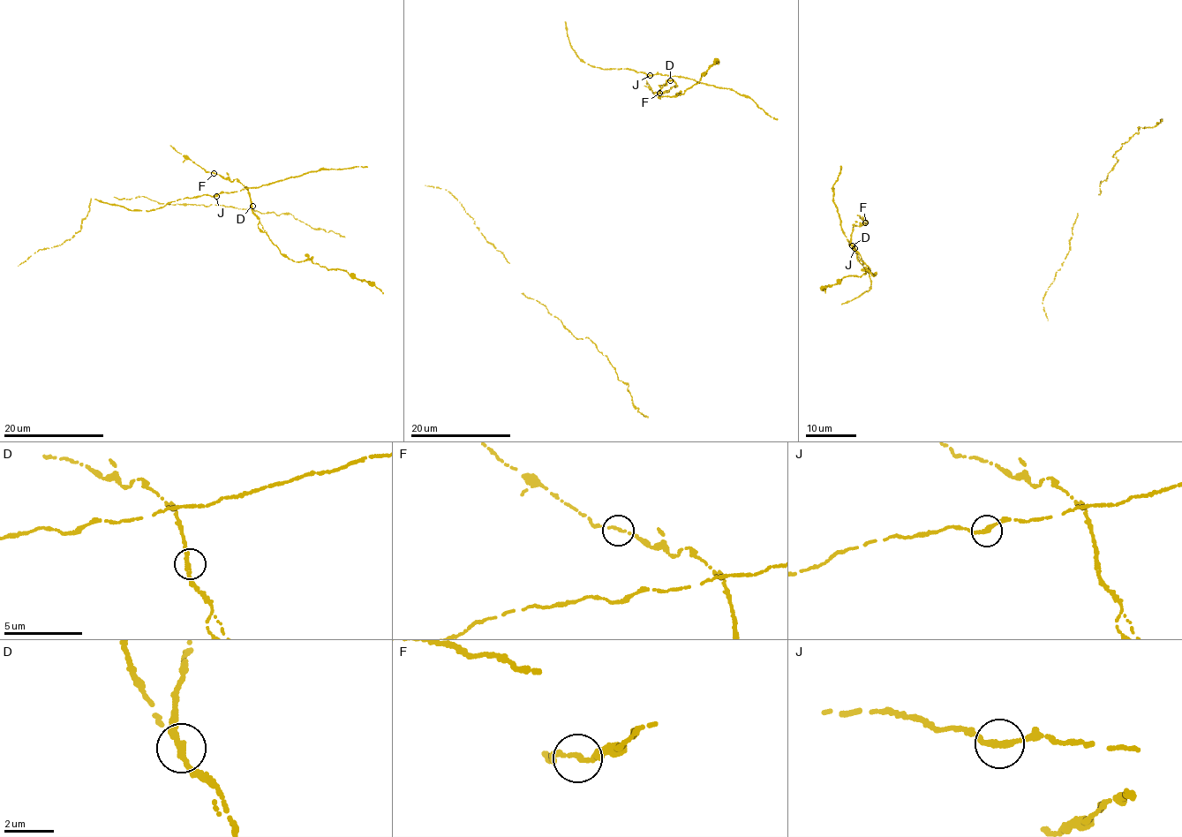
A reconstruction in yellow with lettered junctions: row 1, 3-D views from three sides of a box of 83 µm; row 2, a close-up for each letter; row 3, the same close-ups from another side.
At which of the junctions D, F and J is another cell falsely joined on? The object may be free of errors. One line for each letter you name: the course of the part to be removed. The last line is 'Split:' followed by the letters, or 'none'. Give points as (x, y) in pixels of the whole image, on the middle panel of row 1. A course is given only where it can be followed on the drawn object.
Split: none

